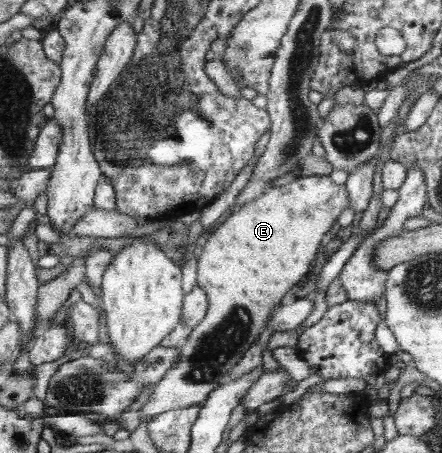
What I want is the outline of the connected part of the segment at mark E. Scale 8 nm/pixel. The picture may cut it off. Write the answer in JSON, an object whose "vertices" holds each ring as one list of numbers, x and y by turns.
{"vertices":[[330,175,305,176,282,186,272,186,266,189,255,200,241,206,238,211,219,226,215,226,211,236,204,244,198,260,198,283,207,295,207,313,205,317,193,328,186,344,180,348,179,360,175,366,164,375,159,383,154,385,152,395,140,407,138,414,140,420,150,420,156,415,204,404,212,390,219,386,216,384,216,374,226,372,242,358,242,350,250,348,258,334,264,330,264,324,271,322,272,311,280,306,280,298,308,272,320,242,336,222,342,210,350,208,348,192,345,186,338,186,332,182]]}

